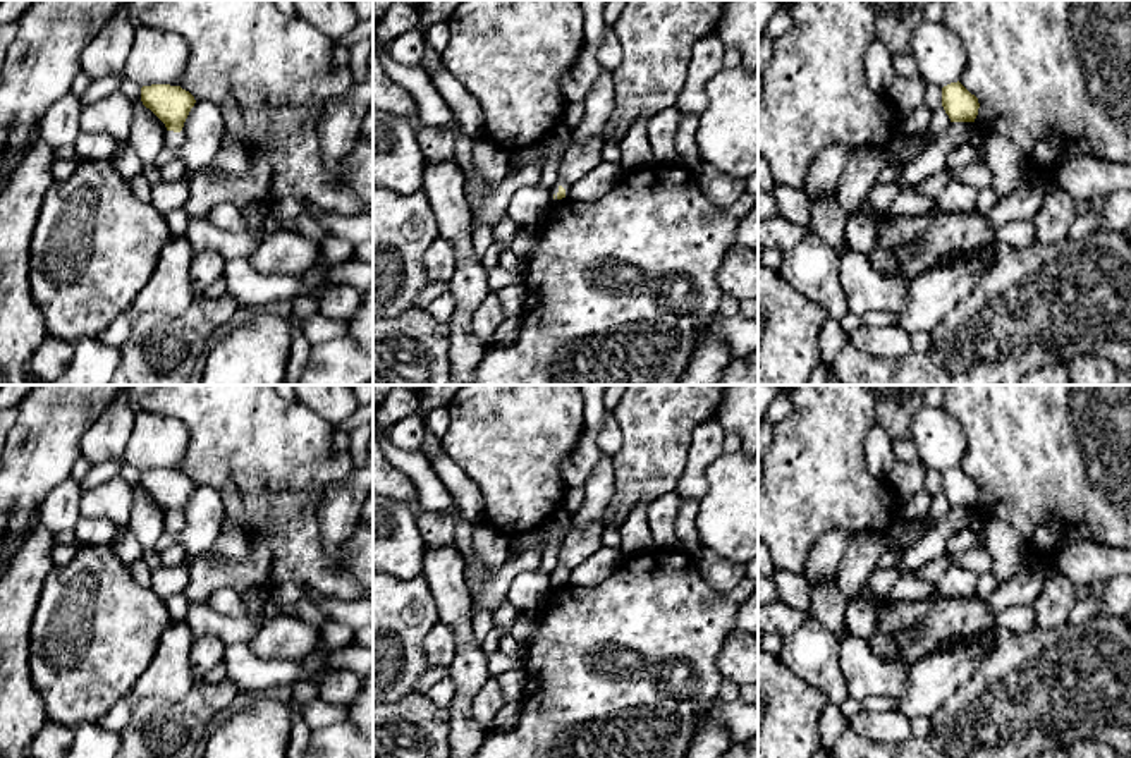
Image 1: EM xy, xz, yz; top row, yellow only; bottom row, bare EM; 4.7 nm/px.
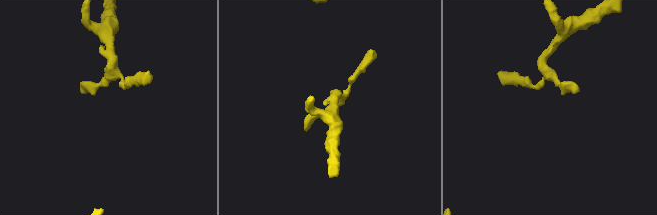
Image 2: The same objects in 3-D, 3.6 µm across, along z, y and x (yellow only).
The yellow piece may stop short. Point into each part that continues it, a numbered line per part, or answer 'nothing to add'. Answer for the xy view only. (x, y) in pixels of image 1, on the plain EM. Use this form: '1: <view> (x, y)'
1: xy (174, 525)

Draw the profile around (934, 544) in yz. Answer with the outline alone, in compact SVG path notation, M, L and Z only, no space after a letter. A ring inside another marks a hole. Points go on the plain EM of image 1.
M952 507L918 543L901 552L896 567L916 571L920 565L947 553L947 541L963 531L969 531L971 524L978 519L981 517L975 507Z

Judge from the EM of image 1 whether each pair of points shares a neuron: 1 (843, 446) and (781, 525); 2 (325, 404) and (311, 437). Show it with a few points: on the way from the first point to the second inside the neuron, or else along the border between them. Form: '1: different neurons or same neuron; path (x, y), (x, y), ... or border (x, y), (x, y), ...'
1: same neuron; path (824, 464), (793, 506)
2: different neurons; border (298, 403), (334, 427)

